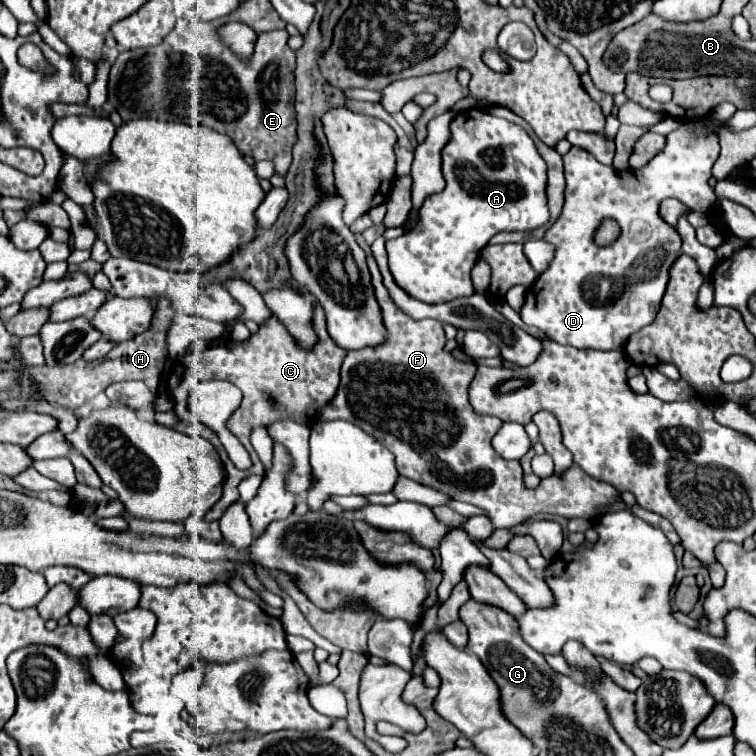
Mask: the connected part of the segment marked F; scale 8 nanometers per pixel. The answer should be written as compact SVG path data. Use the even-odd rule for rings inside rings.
M357 235L357 241L367 251L367 263L389 331L389 343L347 351L337 395L329 405L317 411L313 421L345 419L359 425L395 455L401 477L429 485L451 495L455 501L485 509L497 529L515 527L537 513L595 521L603 509L609 509L621 499L621 493L613 485L593 479L581 471L581 467L575 467L575 463L565 469L565 473L553 473L541 479L535 489L525 487L521 463L501 459L491 447L491 439L503 421L493 415L475 413L469 403L469 383L473 381L477 365L459 361L443 349L443 323L433 319L415 321L399 311L393 299L389 299L369 245L361 235Z

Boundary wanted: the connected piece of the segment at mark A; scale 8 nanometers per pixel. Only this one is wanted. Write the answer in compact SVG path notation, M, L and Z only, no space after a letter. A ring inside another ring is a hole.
M481 109L461 111L451 123L451 139L443 147L443 177L447 181L445 189L425 199L419 209L417 227L387 241L389 269L397 285L423 303L447 303L457 297L473 295L471 267L477 263L479 251L493 235L501 231L535 231L549 221L545 195L547 167L537 153L533 139L521 125L493 117Z

